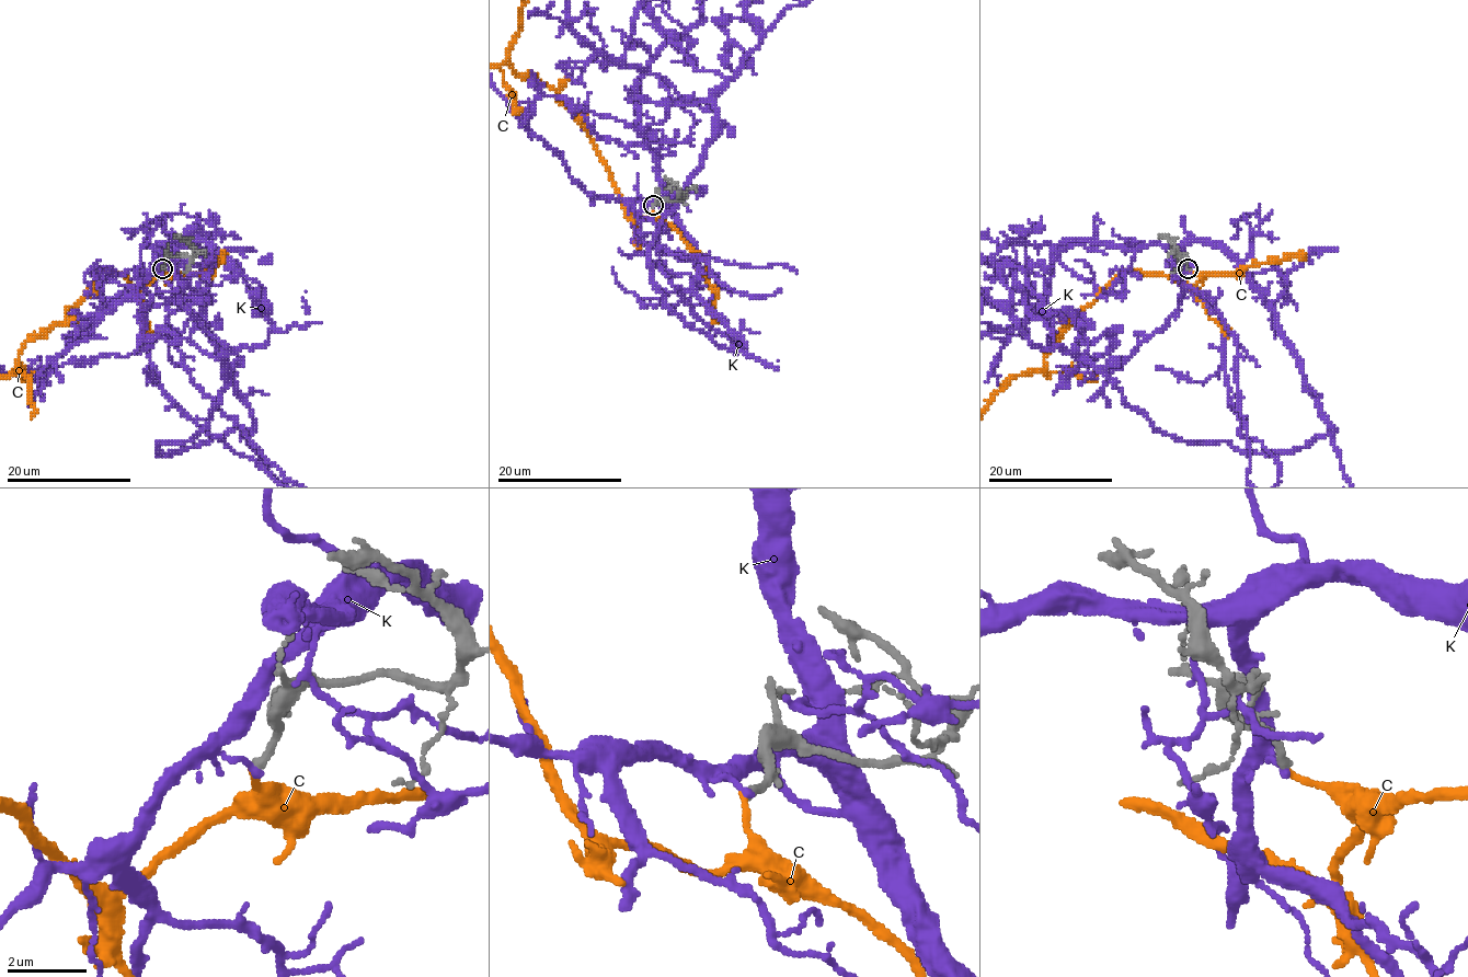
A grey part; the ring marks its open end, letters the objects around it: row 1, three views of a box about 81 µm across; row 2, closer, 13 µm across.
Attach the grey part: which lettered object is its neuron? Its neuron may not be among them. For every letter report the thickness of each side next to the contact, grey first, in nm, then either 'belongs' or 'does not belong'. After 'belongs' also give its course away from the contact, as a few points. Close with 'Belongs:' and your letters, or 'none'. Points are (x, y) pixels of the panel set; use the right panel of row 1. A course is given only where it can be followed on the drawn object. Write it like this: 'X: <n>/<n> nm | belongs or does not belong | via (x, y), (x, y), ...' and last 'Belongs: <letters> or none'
C: 220/130 nm | does not belong
K: 220/140 nm | does not belong
Belongs: none

